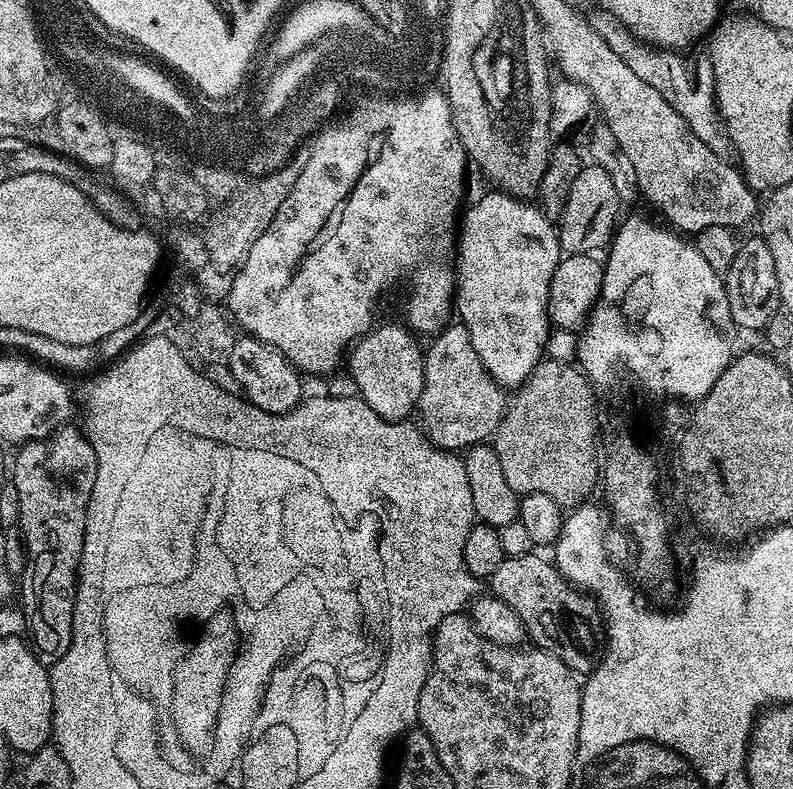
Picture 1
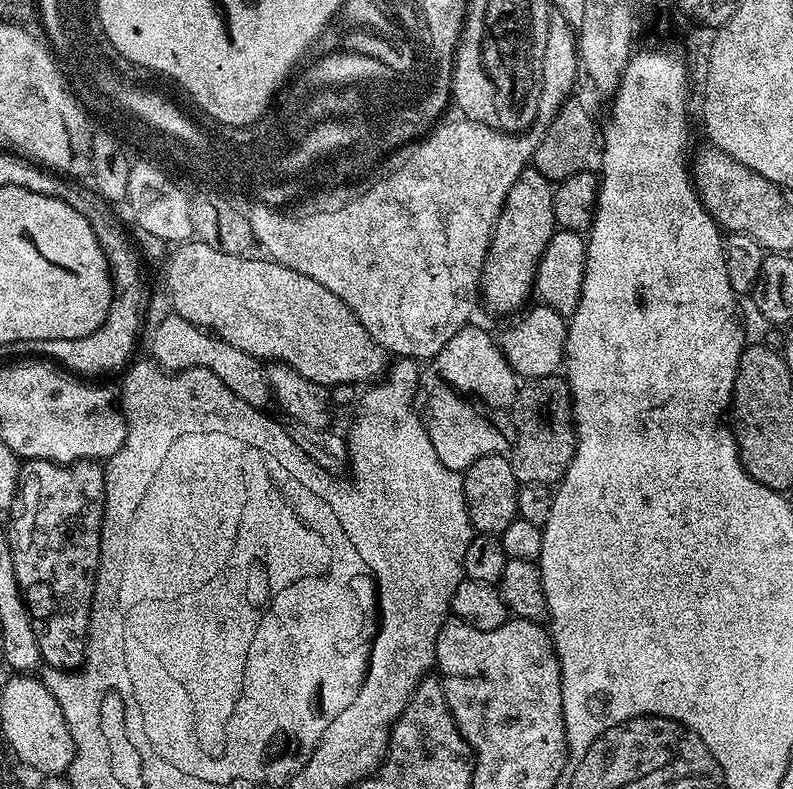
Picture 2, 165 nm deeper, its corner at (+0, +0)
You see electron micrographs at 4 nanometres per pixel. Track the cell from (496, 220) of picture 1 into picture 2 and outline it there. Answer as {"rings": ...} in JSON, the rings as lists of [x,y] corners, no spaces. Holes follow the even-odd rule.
{"rings":[[[533,166],[518,174],[514,184],[510,186],[500,217],[496,219],[492,244],[484,263],[482,304],[490,311],[519,313],[525,307],[524,299],[533,295],[540,255],[542,250],[546,250],[546,242],[550,242],[553,232],[557,231],[552,205],[553,191],[550,181]]]}

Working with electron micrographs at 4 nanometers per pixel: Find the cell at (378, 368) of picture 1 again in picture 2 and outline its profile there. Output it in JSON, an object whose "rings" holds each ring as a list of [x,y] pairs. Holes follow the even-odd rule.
{"rings":[[[201,242],[181,243],[176,250],[172,257],[167,257],[163,285],[173,313],[184,316],[201,330],[215,334],[230,346],[256,356],[261,362],[289,364],[295,372],[302,374],[302,378],[310,378],[310,382],[315,384],[367,385],[383,377],[386,371],[384,349],[379,348],[370,334],[366,334],[346,302],[330,294],[322,282],[314,282],[314,278],[306,278],[306,274],[298,274],[298,270],[290,270],[275,260],[251,260],[248,254],[226,254],[220,248]]]}

